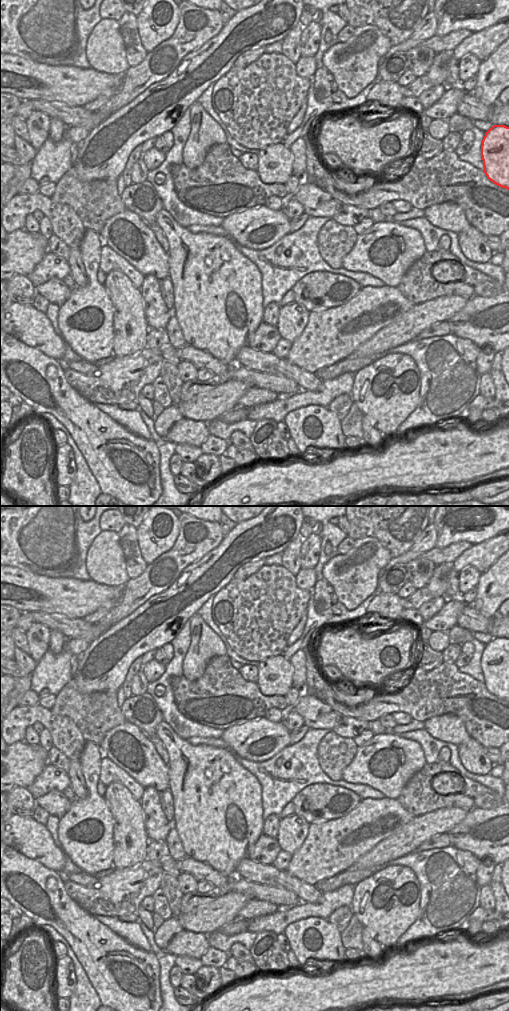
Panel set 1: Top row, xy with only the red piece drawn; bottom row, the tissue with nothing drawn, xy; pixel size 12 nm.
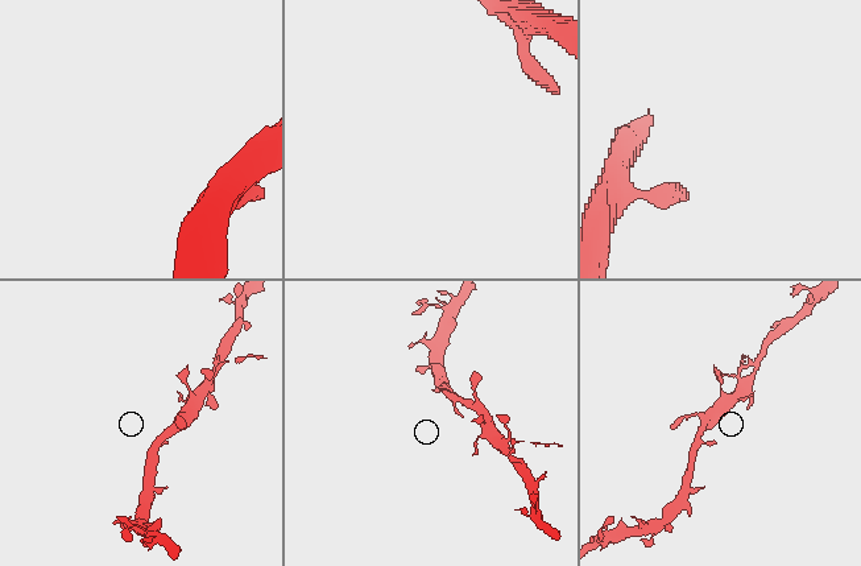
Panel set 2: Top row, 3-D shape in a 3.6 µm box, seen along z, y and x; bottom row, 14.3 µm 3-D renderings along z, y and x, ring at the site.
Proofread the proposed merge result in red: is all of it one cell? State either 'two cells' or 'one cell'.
one cell

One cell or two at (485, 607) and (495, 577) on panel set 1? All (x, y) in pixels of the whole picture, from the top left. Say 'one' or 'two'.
one

